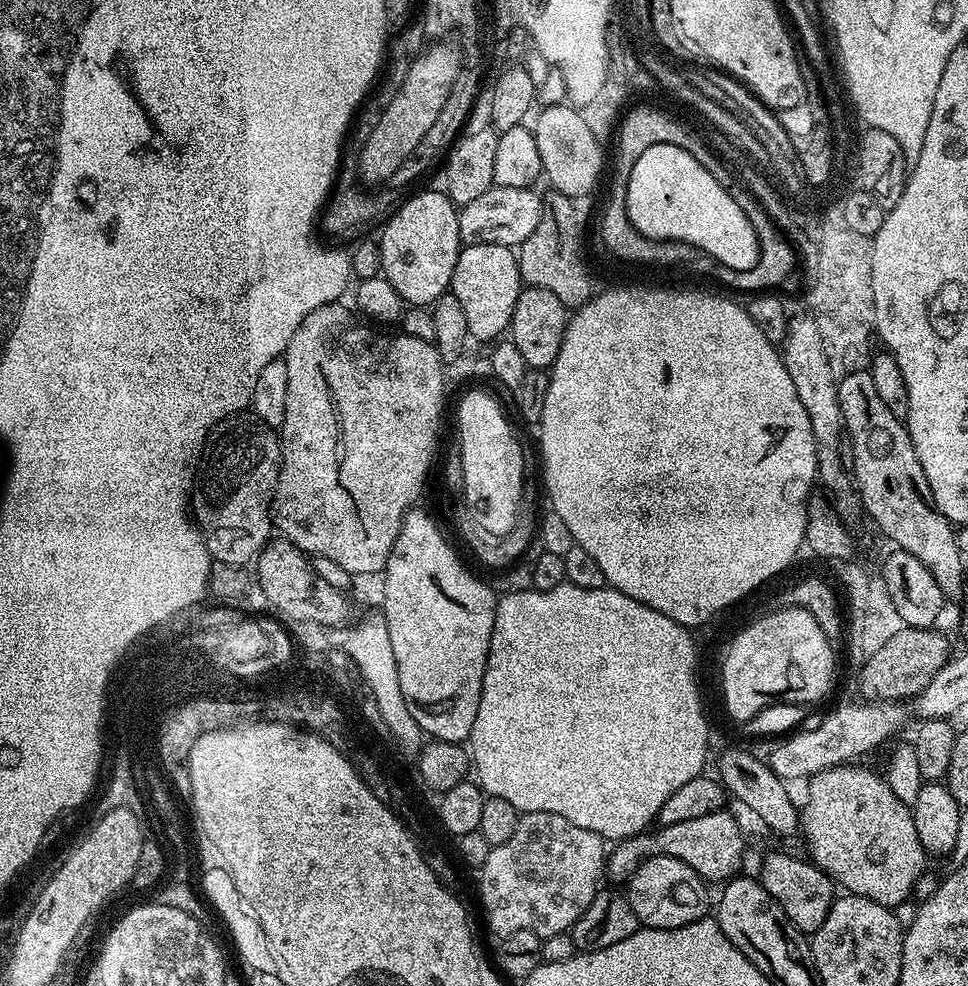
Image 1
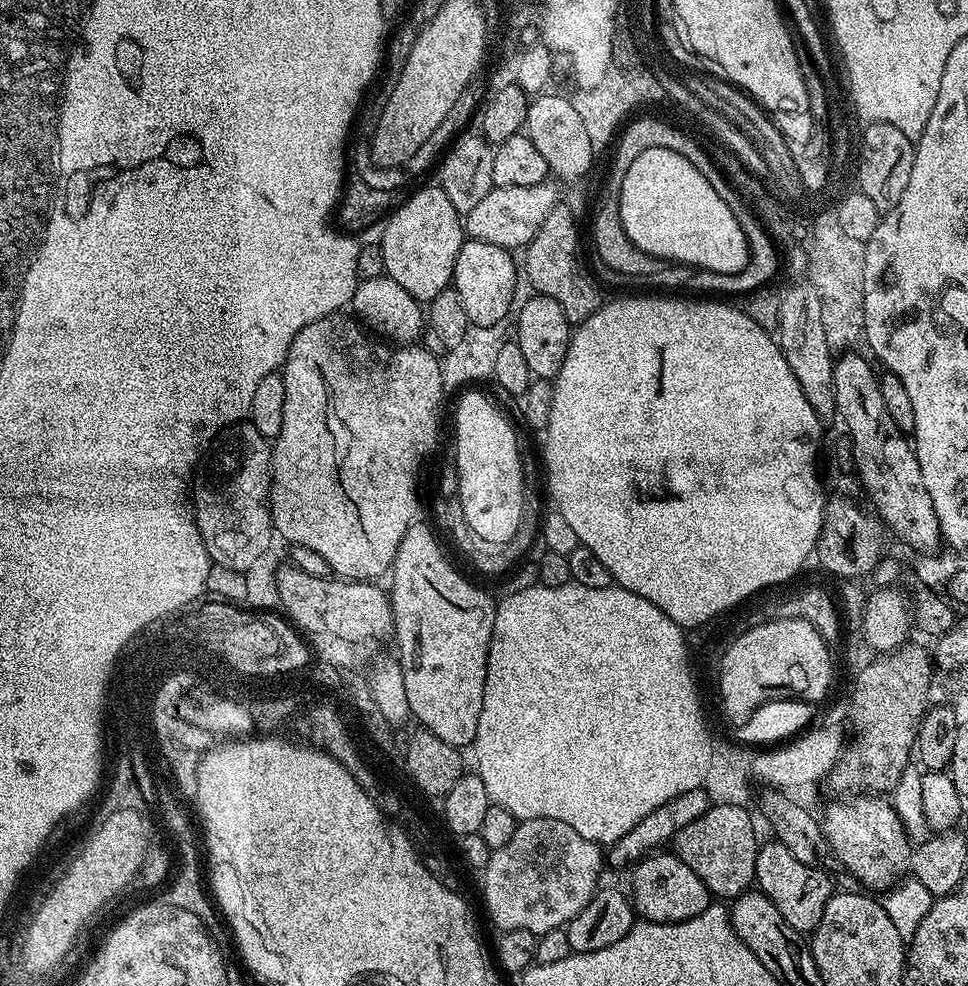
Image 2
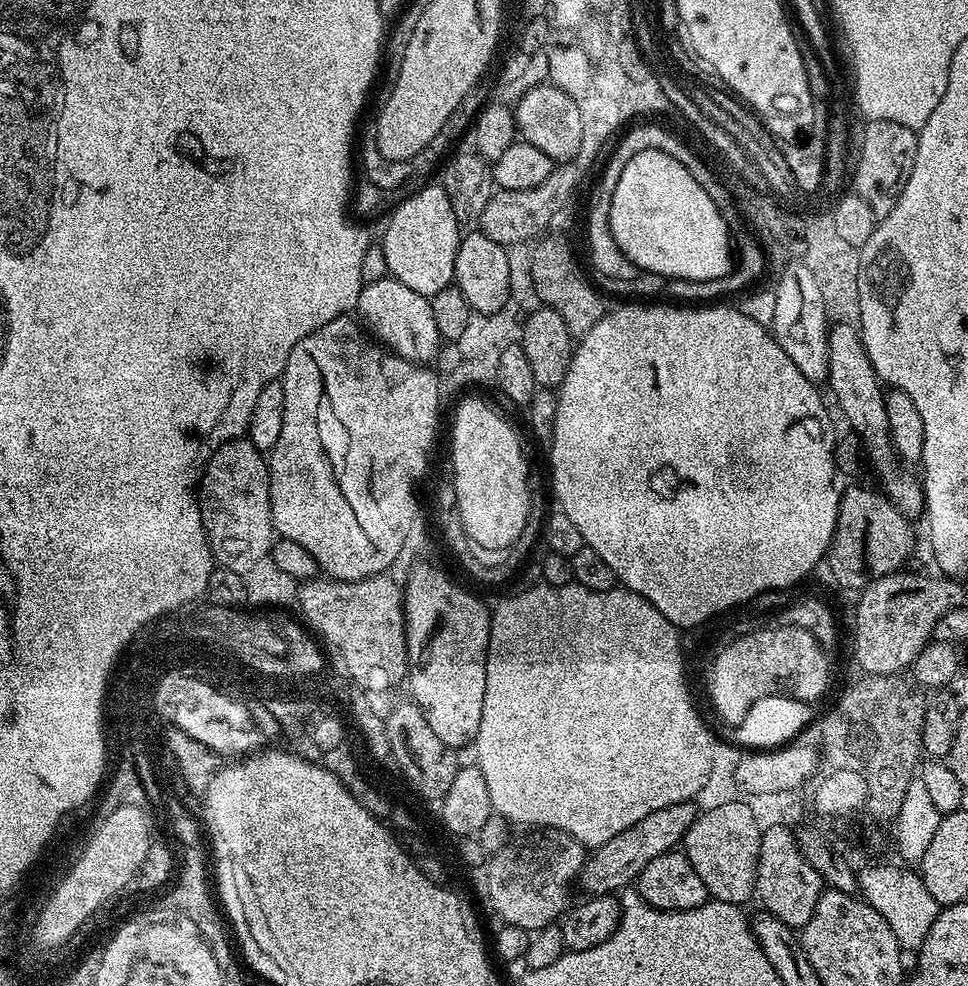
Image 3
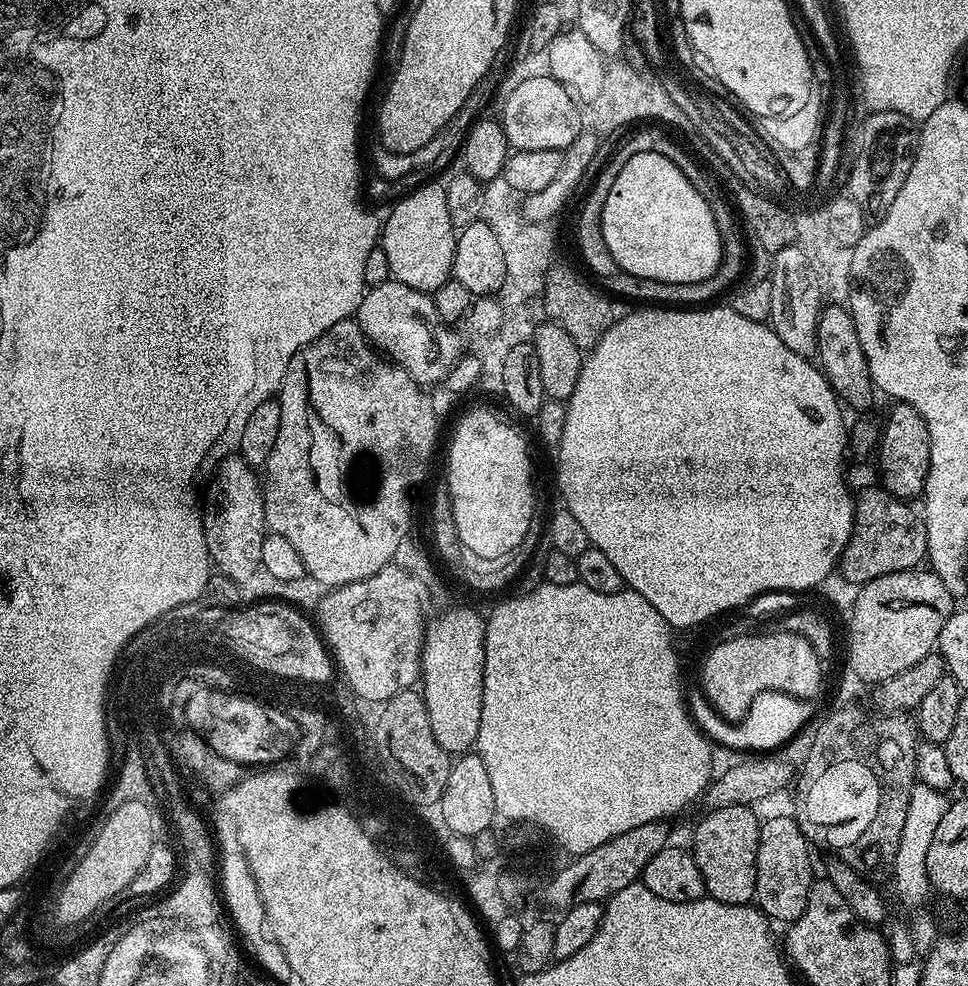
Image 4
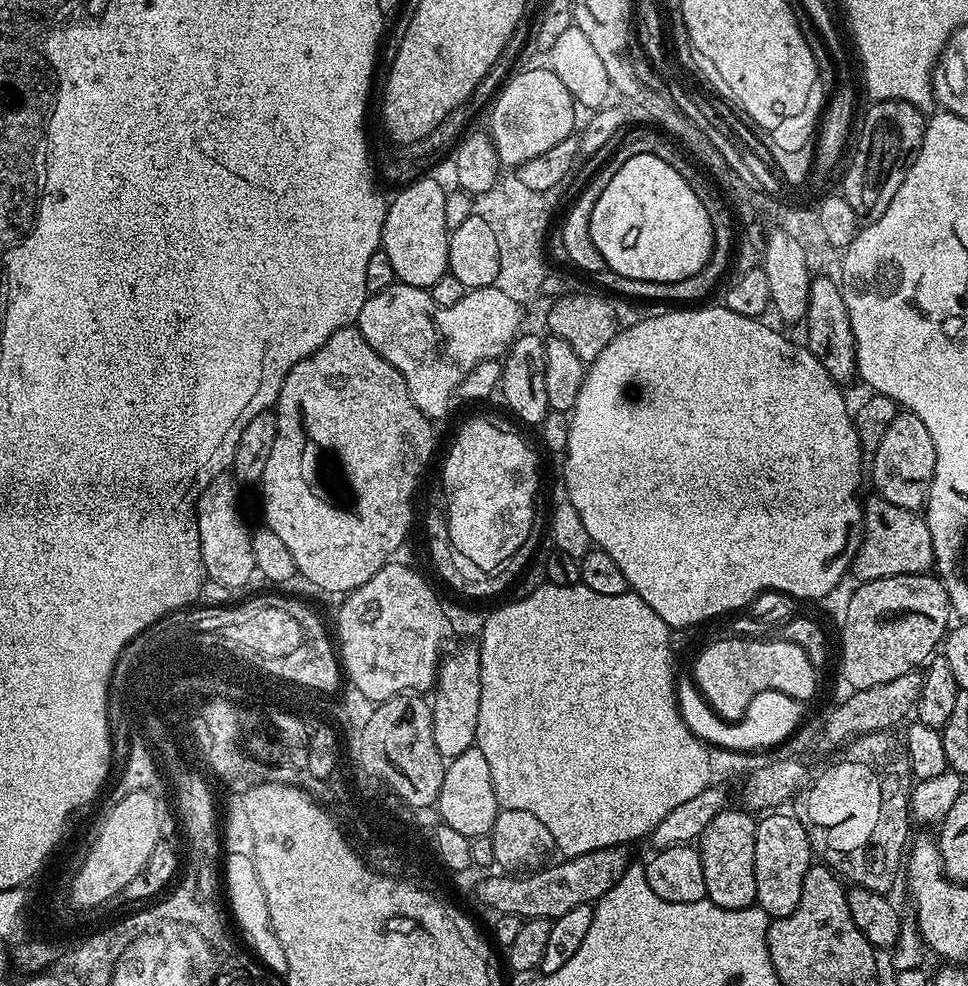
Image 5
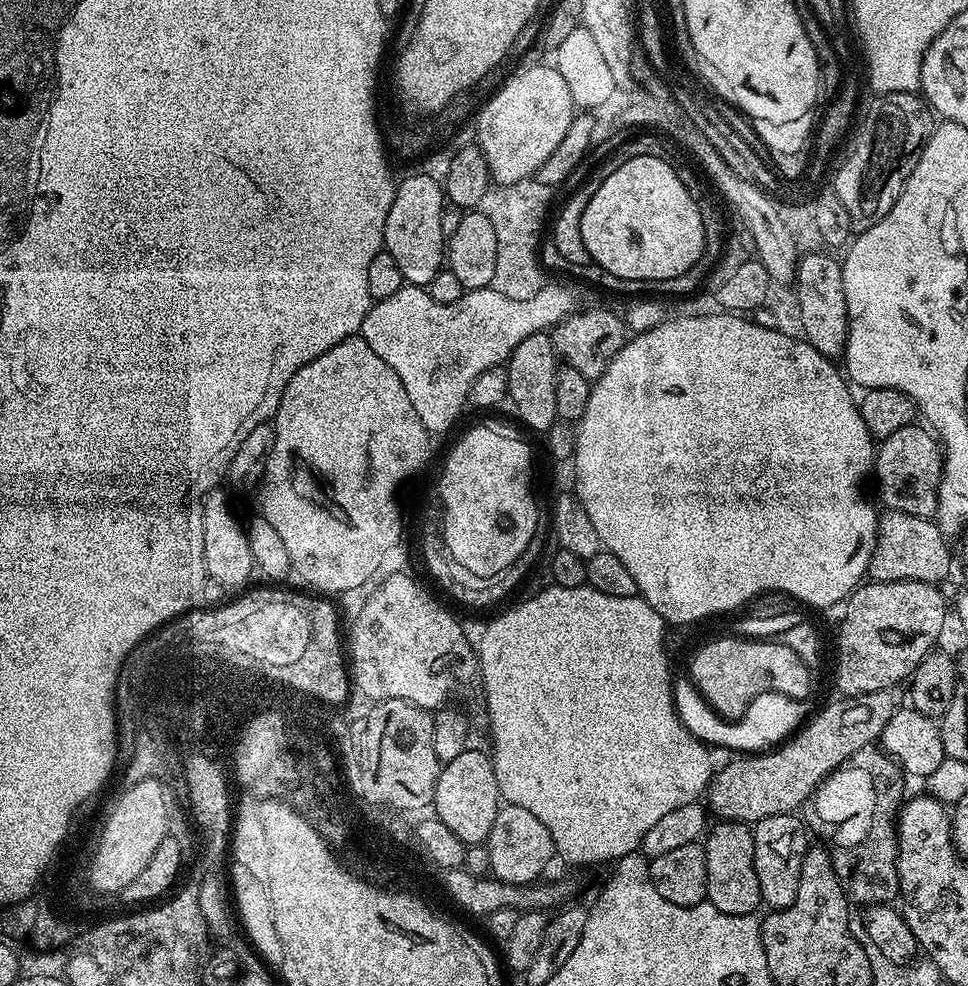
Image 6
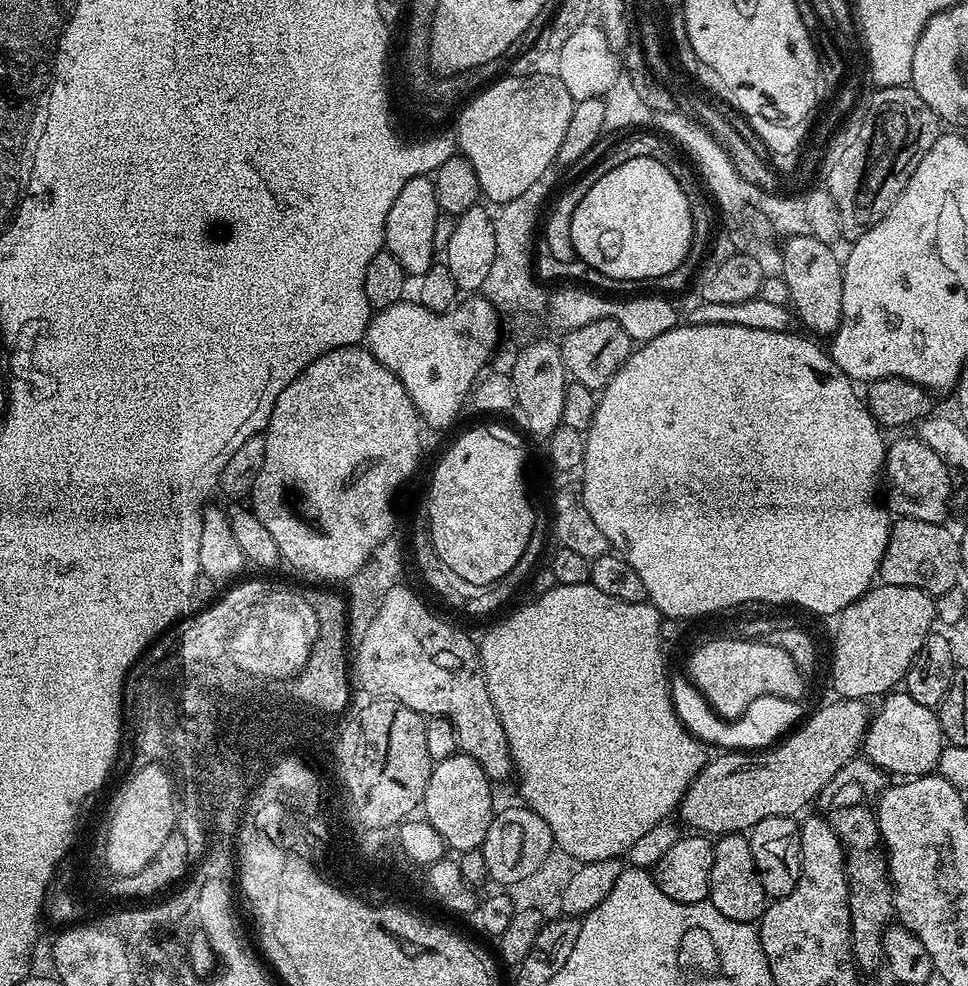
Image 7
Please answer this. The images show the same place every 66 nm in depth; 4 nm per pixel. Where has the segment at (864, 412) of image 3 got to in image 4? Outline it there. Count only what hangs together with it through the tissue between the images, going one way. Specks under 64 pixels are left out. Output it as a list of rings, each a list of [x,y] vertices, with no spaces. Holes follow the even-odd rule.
[[[832,302],[822,308],[817,324],[815,355],[820,356],[818,367],[837,397],[845,405],[866,407],[874,393],[872,375],[866,366],[866,354],[862,354],[862,342],[858,342],[858,330],[854,326],[852,313],[843,303]]]

